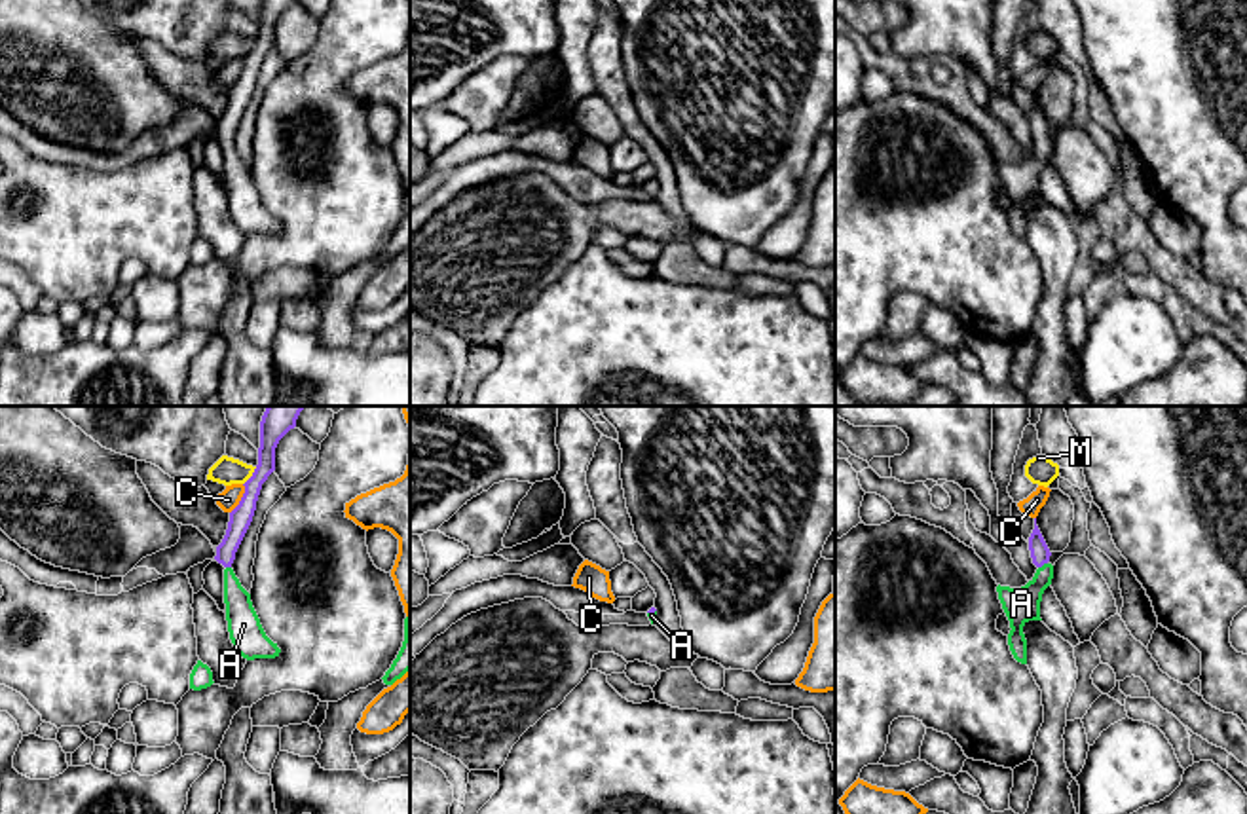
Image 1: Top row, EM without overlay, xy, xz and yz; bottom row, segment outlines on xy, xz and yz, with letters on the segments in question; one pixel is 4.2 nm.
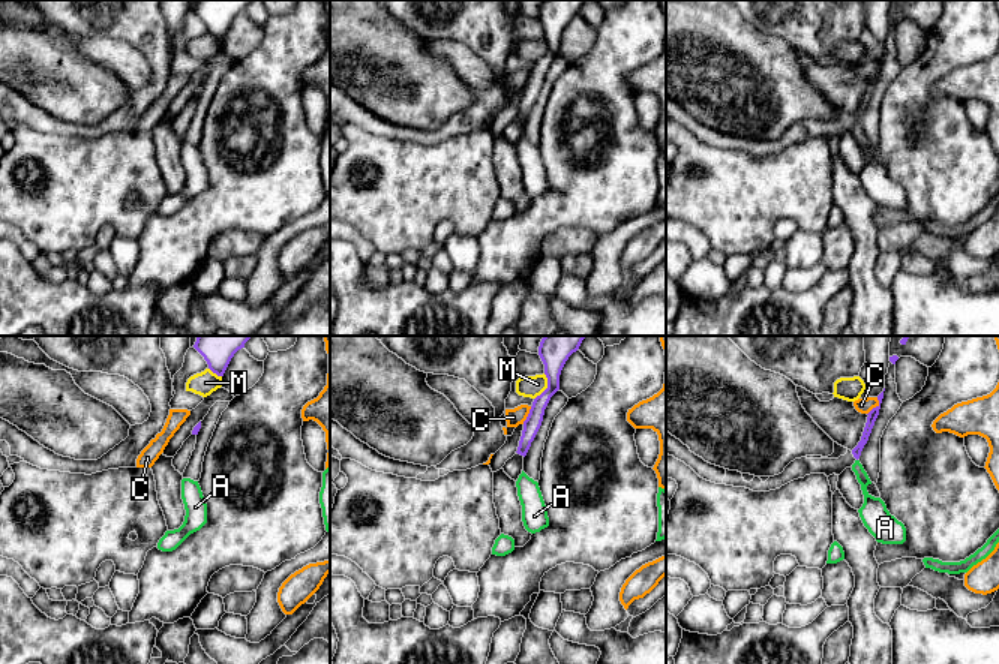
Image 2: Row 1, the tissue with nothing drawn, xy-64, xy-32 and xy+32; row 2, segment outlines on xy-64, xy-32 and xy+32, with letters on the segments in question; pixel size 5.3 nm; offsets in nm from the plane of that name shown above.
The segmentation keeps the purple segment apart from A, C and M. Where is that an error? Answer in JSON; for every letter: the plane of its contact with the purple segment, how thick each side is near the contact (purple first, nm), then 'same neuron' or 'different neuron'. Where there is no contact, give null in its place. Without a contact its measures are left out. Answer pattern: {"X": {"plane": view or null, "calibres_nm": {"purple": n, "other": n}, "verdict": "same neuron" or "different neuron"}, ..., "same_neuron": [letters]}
{"A": {"plane": "yz", "calibres_nm": {"purple": 80, "other": 140}, "verdict": "same neuron"}, "C": {"plane": "xy", "calibres_nm": {"purple": 100, "other": 90}, "verdict": "different neuron"}, "M": {"plane": "xy", "calibres_nm": {"purple": 100, "other": 120}, "verdict": "different neuron"}, "same_neuron": ["A"]}

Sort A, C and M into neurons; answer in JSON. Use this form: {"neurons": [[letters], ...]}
{"neurons": [["A"], ["C"], ["M"]]}

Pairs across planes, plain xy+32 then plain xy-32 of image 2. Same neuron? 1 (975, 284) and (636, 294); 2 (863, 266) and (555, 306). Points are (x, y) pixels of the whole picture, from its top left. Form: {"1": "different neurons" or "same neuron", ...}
{"1": "same neuron", "2": "different neurons"}

